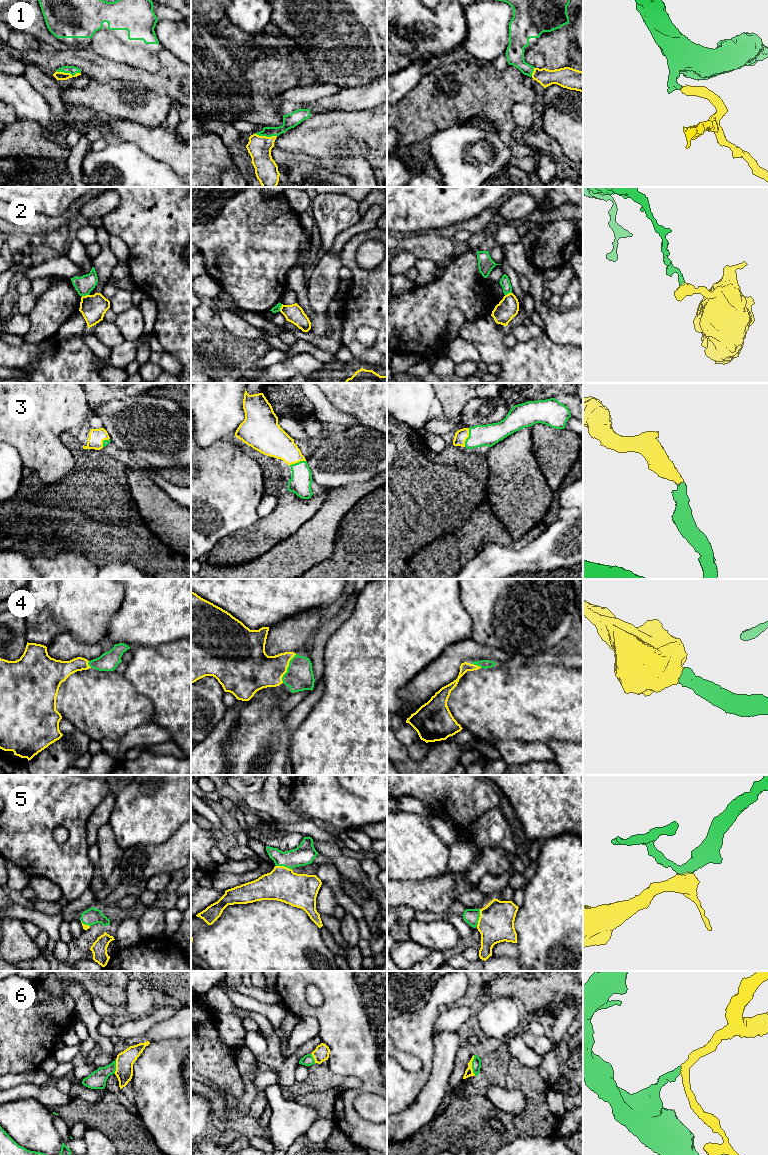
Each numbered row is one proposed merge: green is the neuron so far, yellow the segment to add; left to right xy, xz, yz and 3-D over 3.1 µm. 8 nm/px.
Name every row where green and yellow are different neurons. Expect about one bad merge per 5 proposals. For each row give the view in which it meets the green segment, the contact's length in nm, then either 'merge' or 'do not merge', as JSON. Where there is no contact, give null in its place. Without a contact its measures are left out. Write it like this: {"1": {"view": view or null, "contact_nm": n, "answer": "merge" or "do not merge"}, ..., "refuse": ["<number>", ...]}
{"1": {"view": "xy", "contact_nm": 200, "answer": "merge"}, "2": {"view": "xy", "contact_nm": 60, "answer": "do not merge"}, "3": {"view": "yz", "contact_nm": 160, "answer": "merge"}, "4": {"view": "xz", "contact_nm": 260, "answer": "merge"}, "5": {"view": "yz", "contact_nm": 150, "answer": "merge"}, "6": {"view": "yz", "contact_nm": 170, "answer": "merge"}, "refuse": ["2"]}

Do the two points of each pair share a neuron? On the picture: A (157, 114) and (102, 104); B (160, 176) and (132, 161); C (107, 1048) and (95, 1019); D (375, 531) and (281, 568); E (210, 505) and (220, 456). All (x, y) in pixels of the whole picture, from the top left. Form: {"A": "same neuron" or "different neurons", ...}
{"A": "same neuron", "B": "same neuron", "C": "same neuron", "D": "different neurons", "E": "same neuron"}

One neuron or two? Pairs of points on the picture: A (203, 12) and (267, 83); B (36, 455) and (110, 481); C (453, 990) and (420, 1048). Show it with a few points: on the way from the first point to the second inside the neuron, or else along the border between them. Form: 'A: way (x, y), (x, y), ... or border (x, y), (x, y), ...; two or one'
A: way (217, 30), (224, 37), (224, 40), (249, 65); one
B: border (75, 459), (73, 468), (65, 476), (54, 482); two
C: way (438, 1001), (420, 1023), (420, 1033); one

